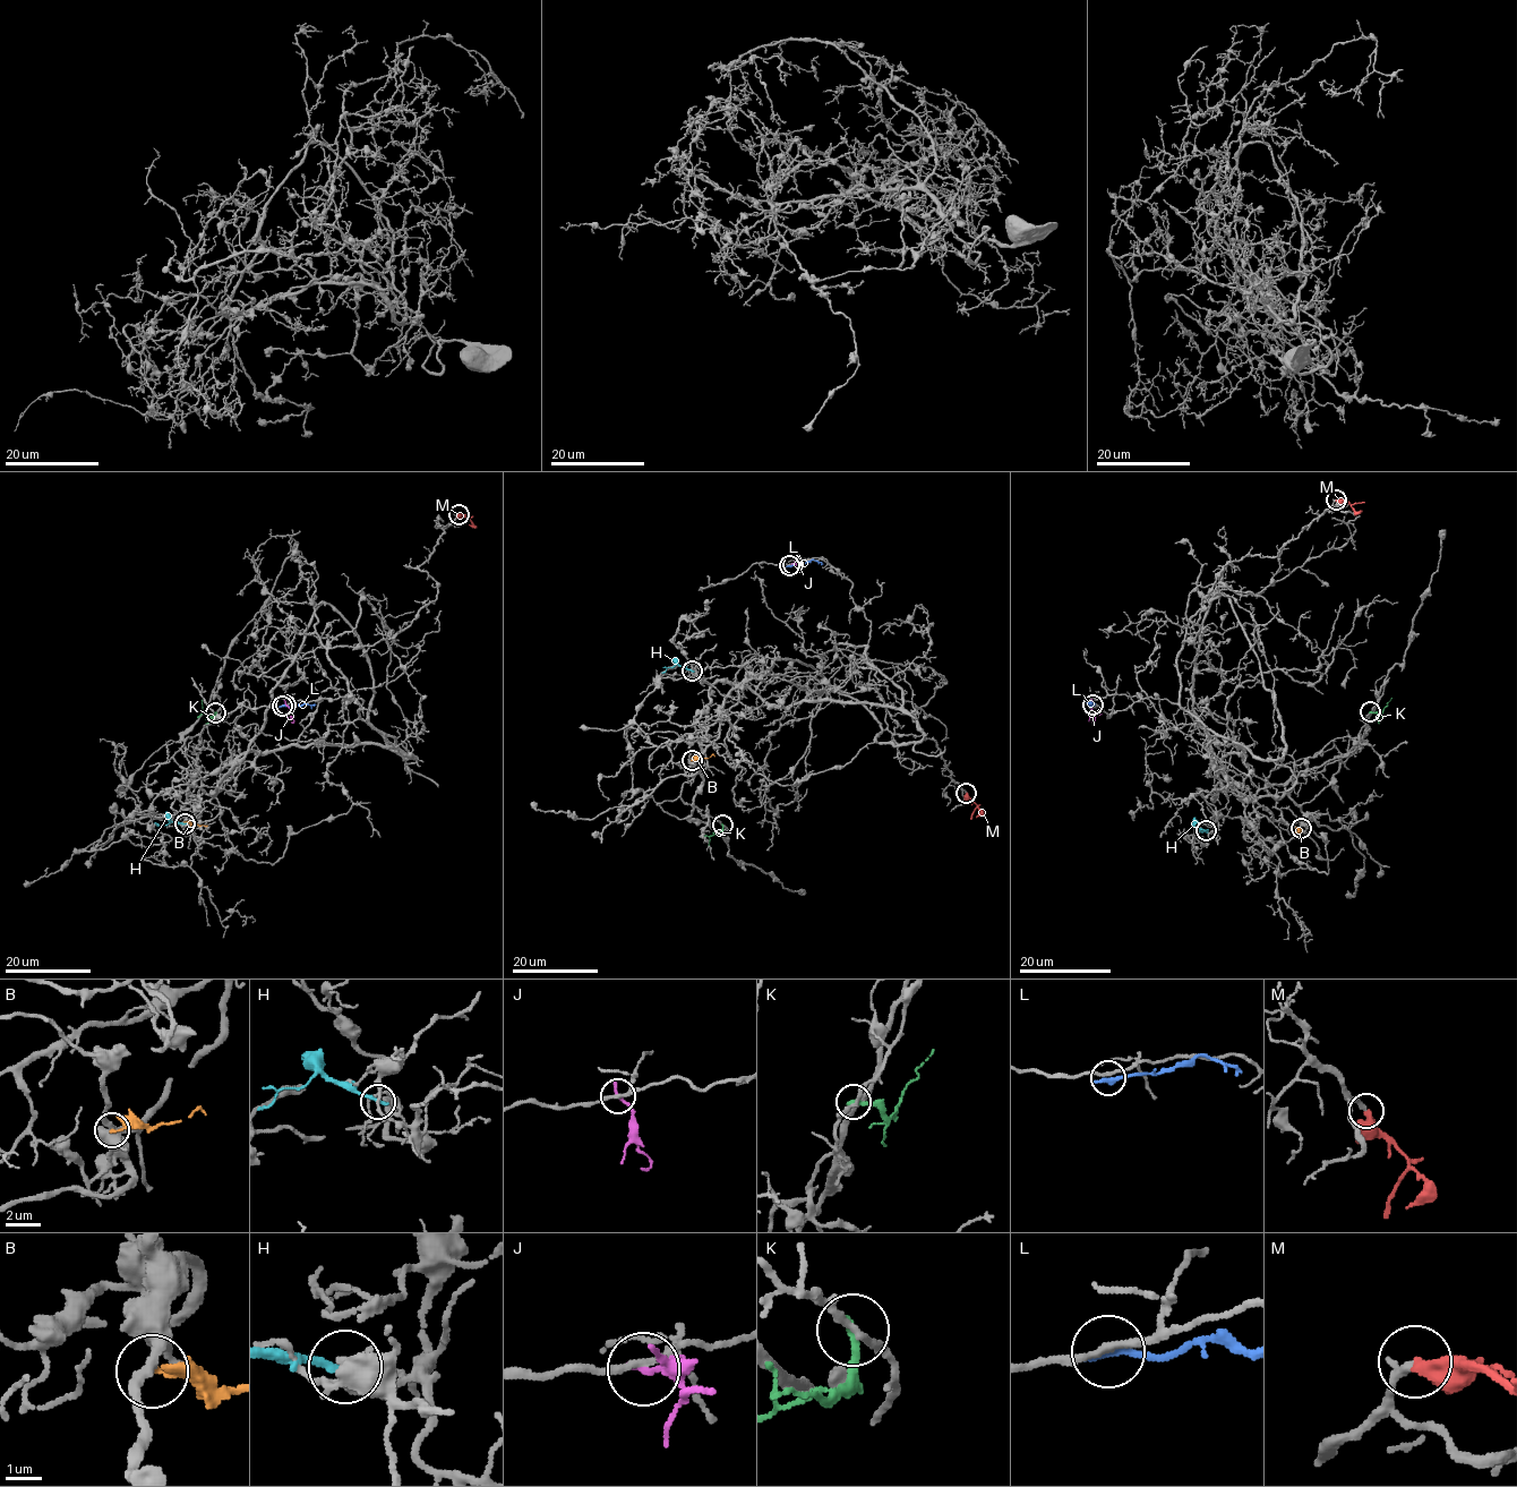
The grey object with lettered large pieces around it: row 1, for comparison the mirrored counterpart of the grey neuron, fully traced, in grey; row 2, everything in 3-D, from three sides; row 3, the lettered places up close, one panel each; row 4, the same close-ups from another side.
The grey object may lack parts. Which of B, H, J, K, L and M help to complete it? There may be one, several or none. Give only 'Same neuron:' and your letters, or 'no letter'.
Same neuron: M

